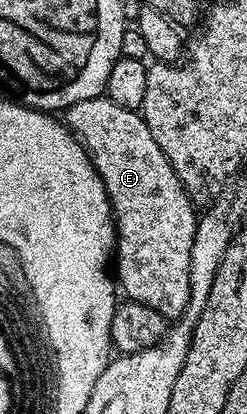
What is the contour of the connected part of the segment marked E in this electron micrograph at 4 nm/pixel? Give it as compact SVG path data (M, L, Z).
M101 94L63 109L62 119L87 148L112 204L112 215L116 221L114 276L123 295L125 292L129 301L150 306L166 318L180 316L190 300L190 250L194 246L198 219L198 212L192 209L193 197L178 174L174 174L174 166L170 166L166 154L162 154L162 146L154 142L154 134L150 134L139 111L118 106L118 102Z

